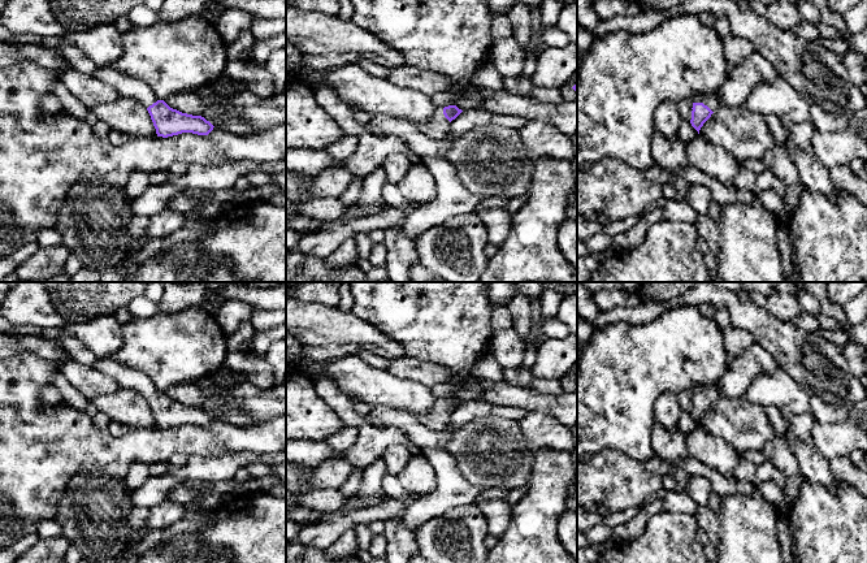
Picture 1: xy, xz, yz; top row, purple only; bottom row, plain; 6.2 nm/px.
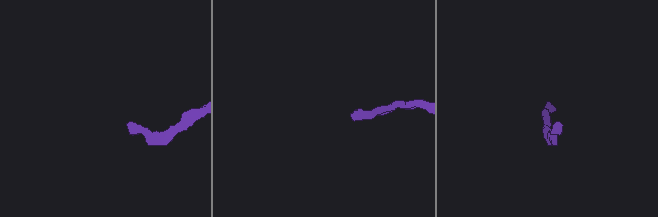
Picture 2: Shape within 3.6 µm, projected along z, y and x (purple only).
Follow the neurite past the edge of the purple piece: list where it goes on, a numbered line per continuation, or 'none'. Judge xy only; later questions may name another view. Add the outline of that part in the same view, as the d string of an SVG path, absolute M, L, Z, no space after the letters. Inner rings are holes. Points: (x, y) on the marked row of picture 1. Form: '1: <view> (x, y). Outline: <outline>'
1: xy (126, 86). Outline: M99 66L94 77L116 88L120 96L135 99L146 108L159 100L144 82L126 77L113 68Z

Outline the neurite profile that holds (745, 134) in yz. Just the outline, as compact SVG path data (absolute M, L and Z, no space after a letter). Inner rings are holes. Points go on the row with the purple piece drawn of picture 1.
M745 104L721 107L711 114L699 135L731 152L738 163L762 159L777 146L764 114L749 112Z

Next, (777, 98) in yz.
M781 77L762 82L747 95L745 108L749 112L777 116L793 124L810 121L810 104Z

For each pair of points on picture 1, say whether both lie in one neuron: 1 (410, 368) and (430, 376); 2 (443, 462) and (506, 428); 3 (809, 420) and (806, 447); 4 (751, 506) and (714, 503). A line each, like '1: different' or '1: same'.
1: same
2: different
3: same
4: different

